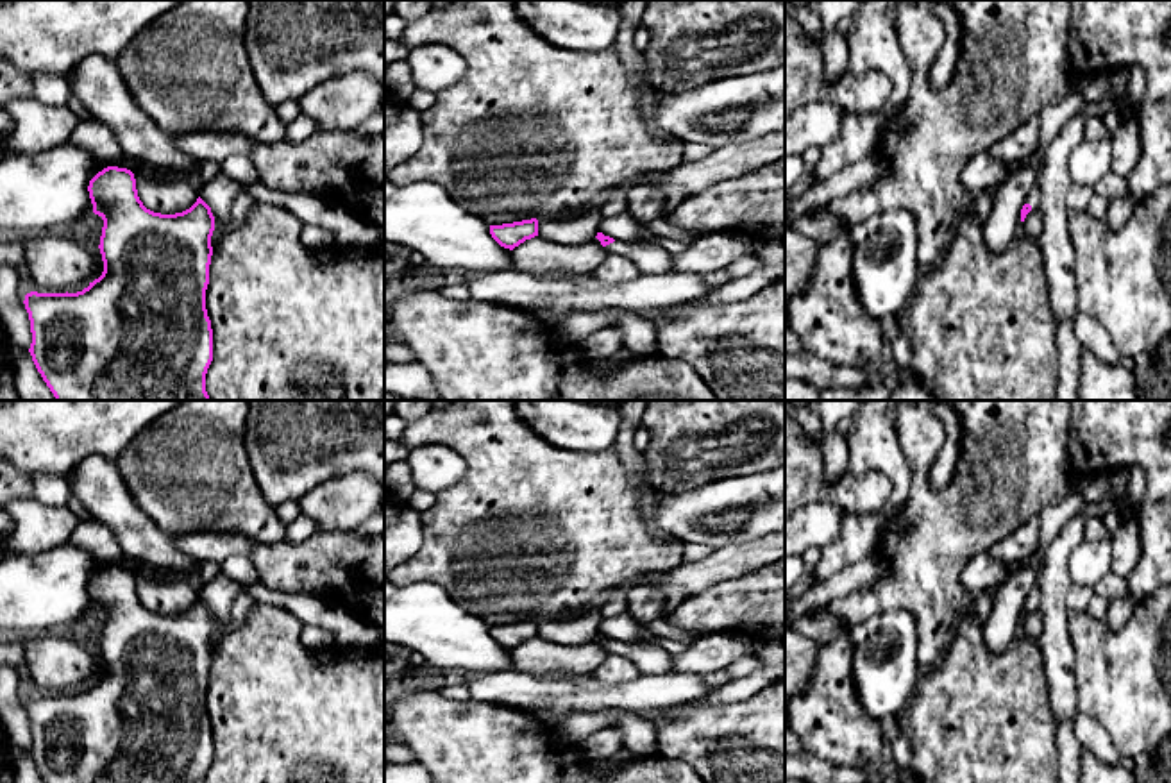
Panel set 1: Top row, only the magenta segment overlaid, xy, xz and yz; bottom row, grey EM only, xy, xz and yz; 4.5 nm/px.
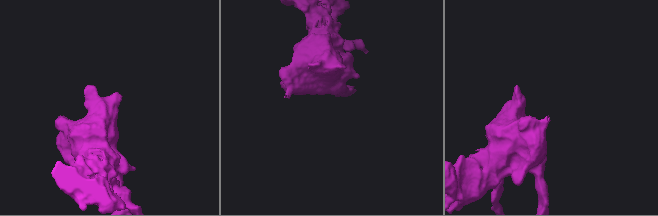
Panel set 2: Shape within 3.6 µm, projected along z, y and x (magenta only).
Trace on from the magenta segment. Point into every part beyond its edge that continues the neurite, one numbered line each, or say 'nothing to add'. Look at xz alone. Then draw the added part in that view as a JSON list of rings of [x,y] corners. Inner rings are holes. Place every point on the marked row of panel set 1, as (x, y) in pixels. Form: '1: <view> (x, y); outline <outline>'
1: xz (649, 258); outline [[[613,241],[606,245],[608,252],[620,252],[629,257],[640,274],[665,275],[672,274],[672,256],[658,243],[628,245]]]

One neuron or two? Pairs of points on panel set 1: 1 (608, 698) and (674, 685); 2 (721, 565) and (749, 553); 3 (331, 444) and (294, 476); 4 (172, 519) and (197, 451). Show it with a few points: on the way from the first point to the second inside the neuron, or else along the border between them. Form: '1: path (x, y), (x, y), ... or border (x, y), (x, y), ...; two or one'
1: path (624, 696), (658, 692); one
2: path (728, 562), (742, 558); one
3: path (322, 447), (303, 467); one
4: path (179, 503), (190, 467); one

